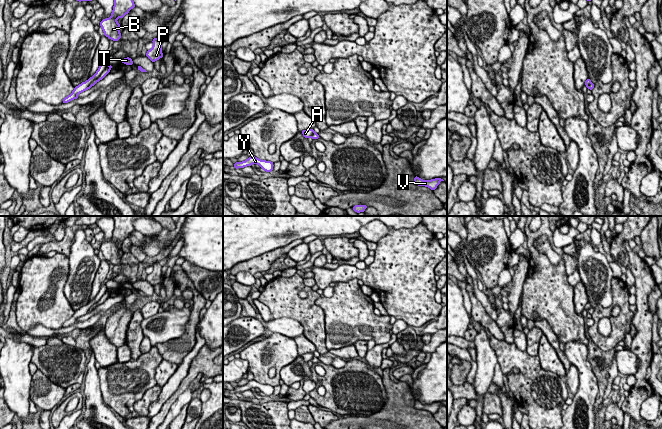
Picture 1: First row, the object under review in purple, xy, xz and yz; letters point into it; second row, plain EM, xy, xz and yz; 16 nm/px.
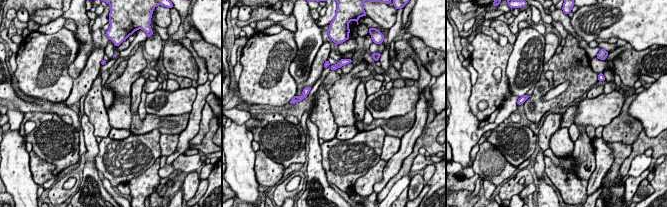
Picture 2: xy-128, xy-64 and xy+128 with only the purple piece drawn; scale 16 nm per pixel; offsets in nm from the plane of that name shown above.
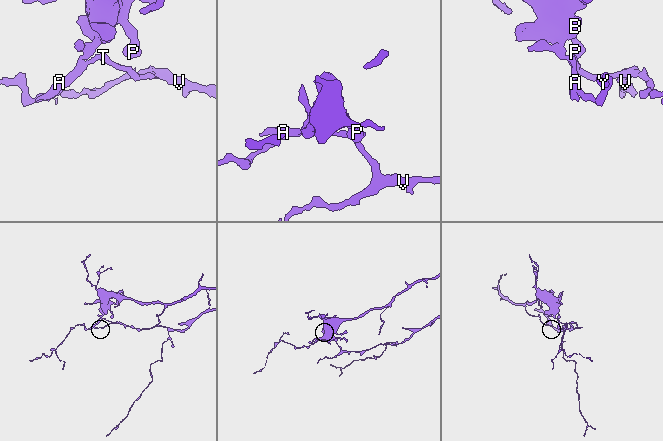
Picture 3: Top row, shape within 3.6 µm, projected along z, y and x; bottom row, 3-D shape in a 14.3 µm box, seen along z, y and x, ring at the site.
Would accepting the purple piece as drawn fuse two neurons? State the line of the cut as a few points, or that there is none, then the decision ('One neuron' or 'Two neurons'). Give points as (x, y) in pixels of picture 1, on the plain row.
Split along xy (107, 288), (105, 293), (87, 312). Two neurons

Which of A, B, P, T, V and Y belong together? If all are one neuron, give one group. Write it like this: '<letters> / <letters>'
A B P / T V Y

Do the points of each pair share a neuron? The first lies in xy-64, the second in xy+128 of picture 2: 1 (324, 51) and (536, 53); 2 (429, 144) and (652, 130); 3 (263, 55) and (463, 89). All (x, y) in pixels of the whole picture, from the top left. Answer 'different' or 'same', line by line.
1: different
2: different
3: different

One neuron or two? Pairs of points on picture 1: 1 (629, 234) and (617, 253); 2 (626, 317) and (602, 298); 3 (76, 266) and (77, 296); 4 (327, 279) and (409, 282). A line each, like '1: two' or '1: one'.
1: one
2: two
3: one
4: one

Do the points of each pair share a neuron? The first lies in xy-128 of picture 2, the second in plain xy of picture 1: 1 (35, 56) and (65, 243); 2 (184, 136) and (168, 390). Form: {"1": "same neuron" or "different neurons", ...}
{"1": "different neurons", "2": "same neuron"}

